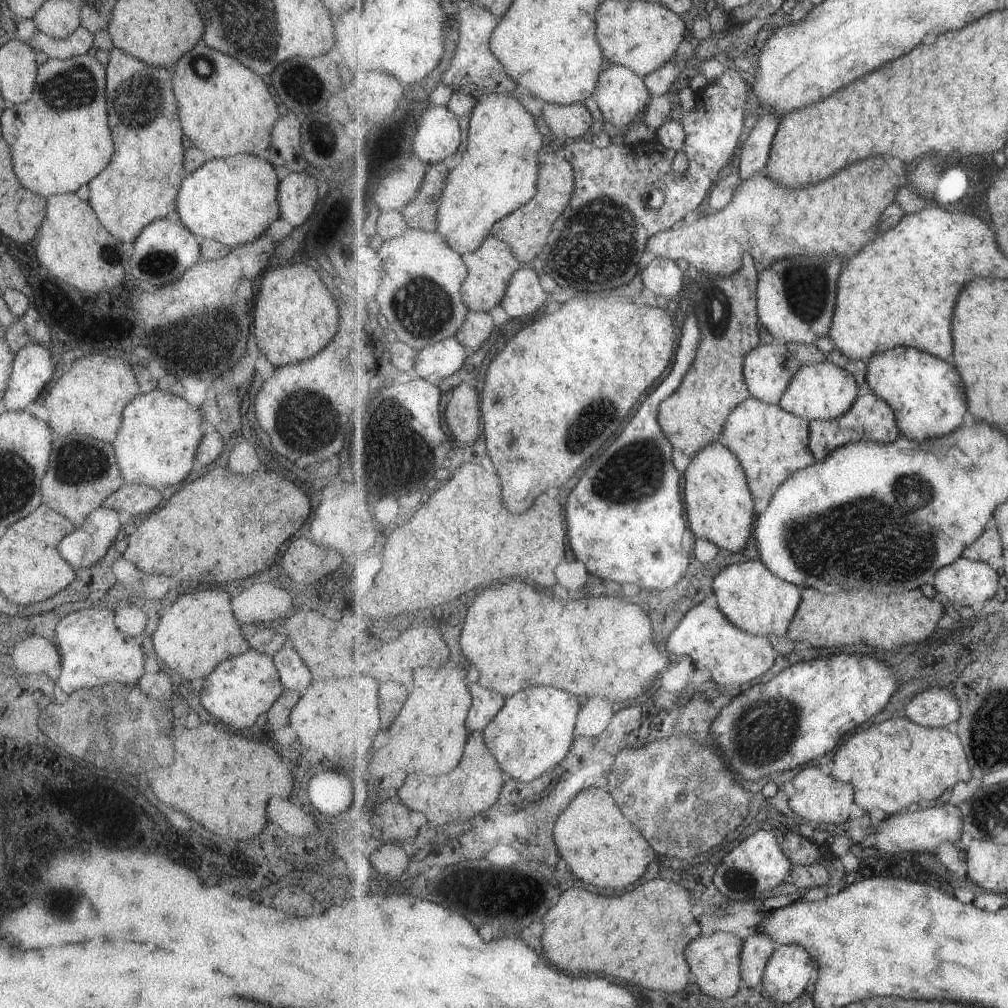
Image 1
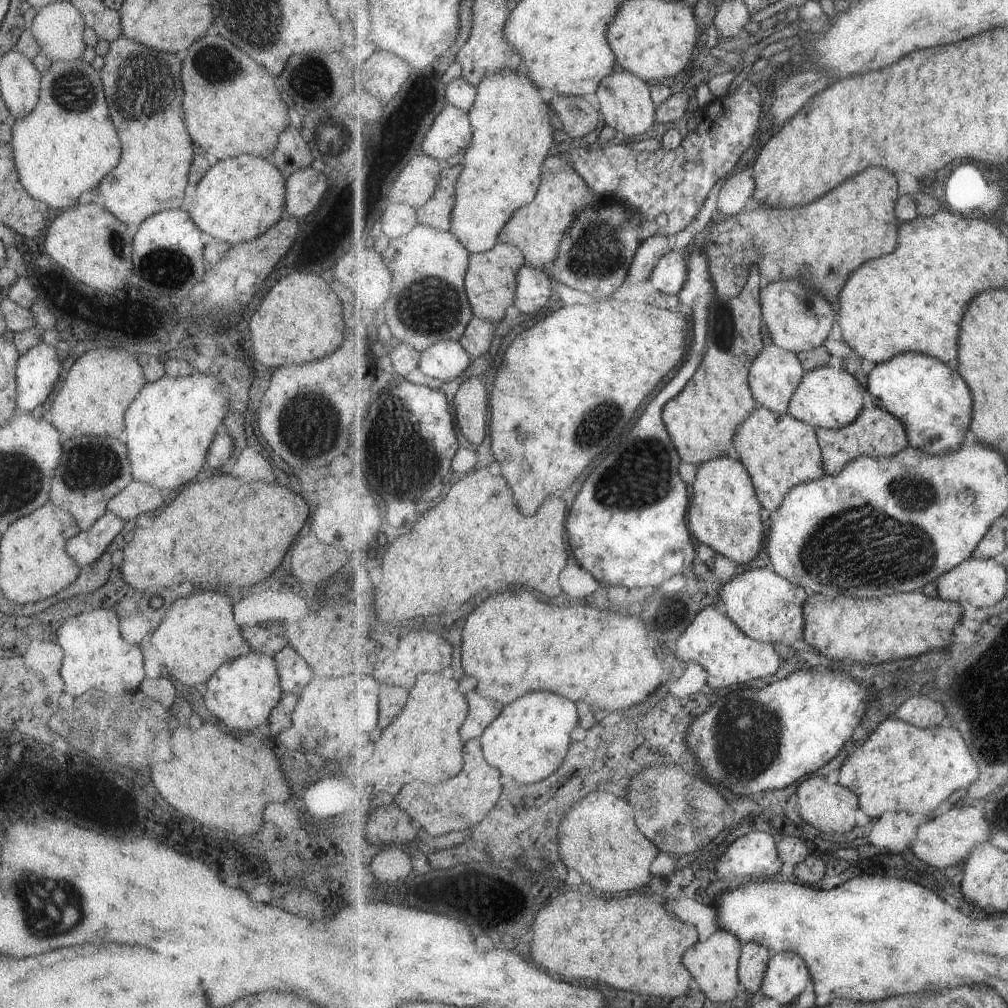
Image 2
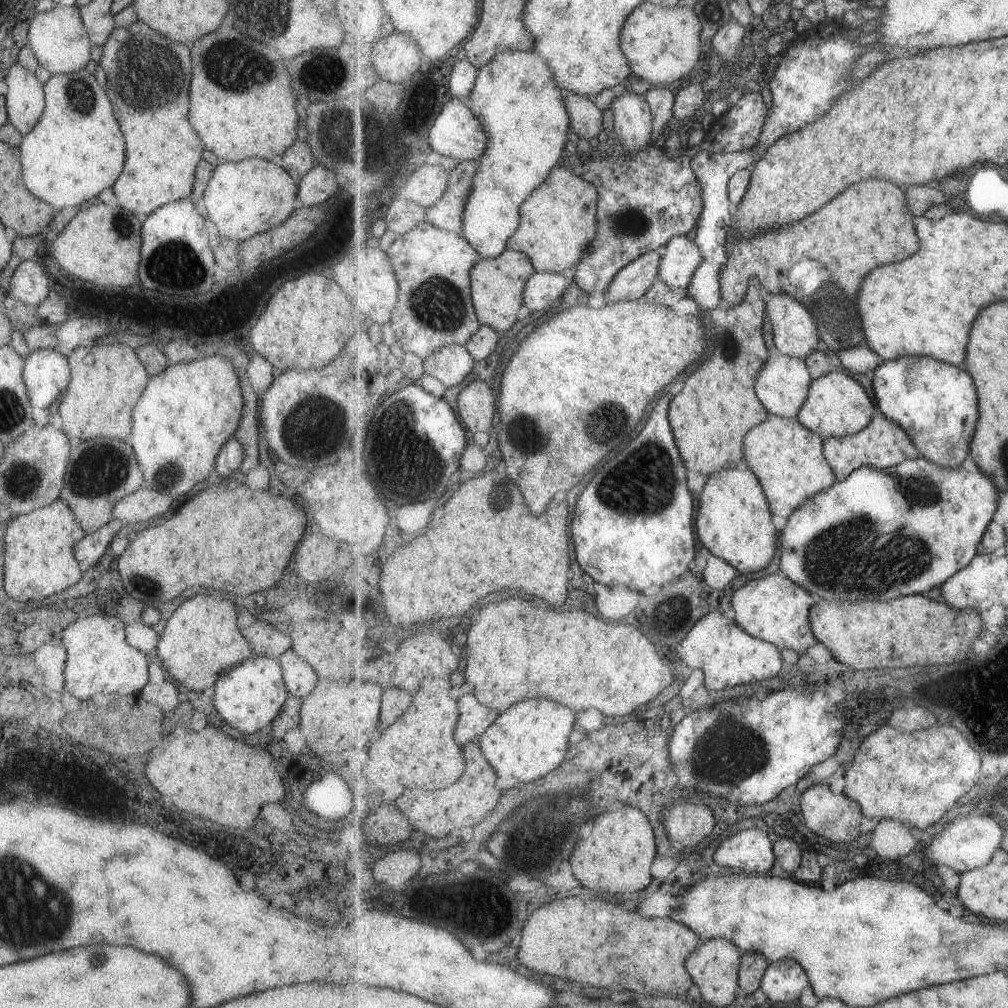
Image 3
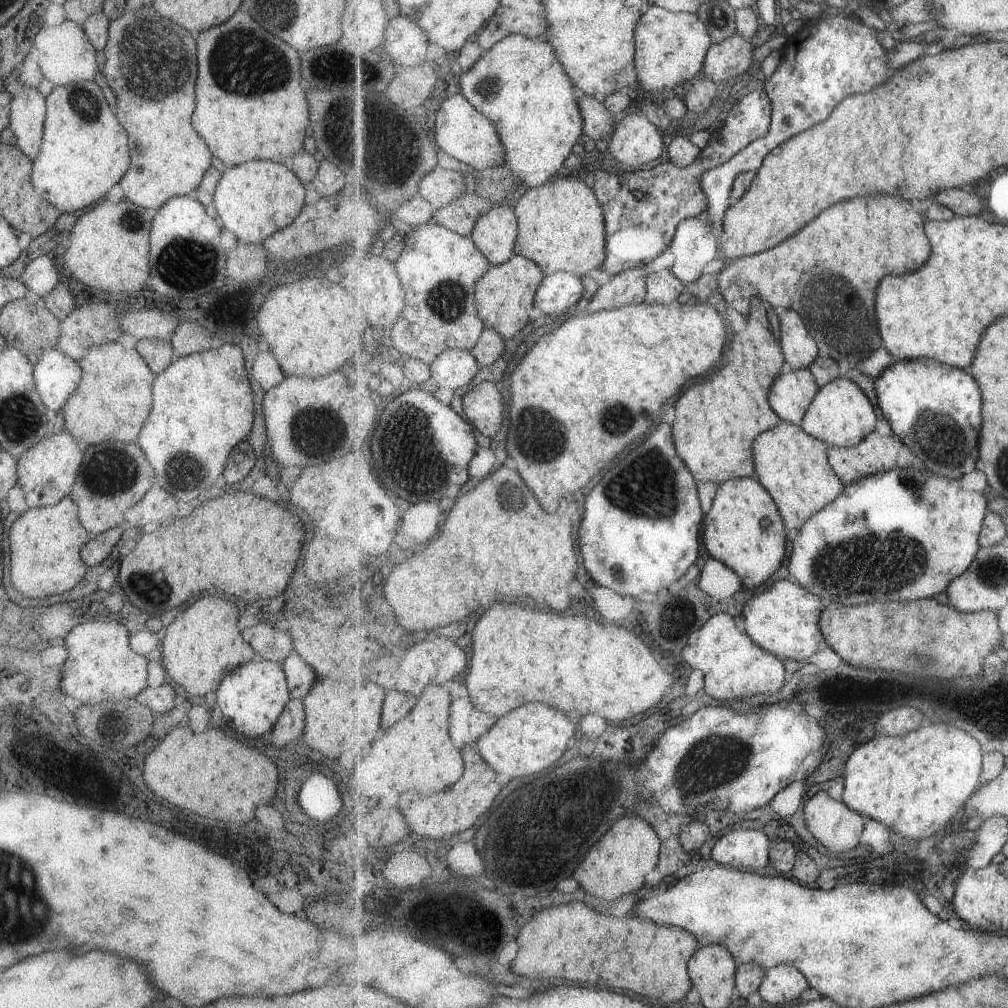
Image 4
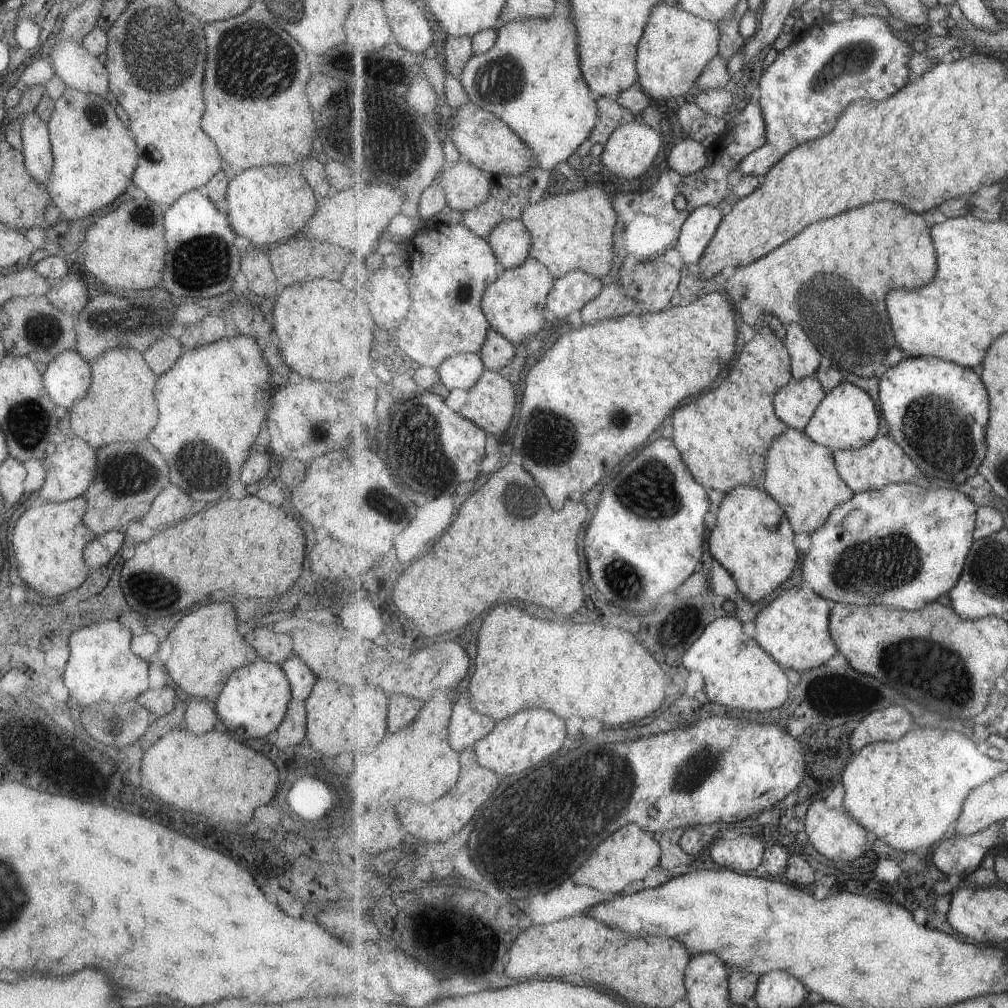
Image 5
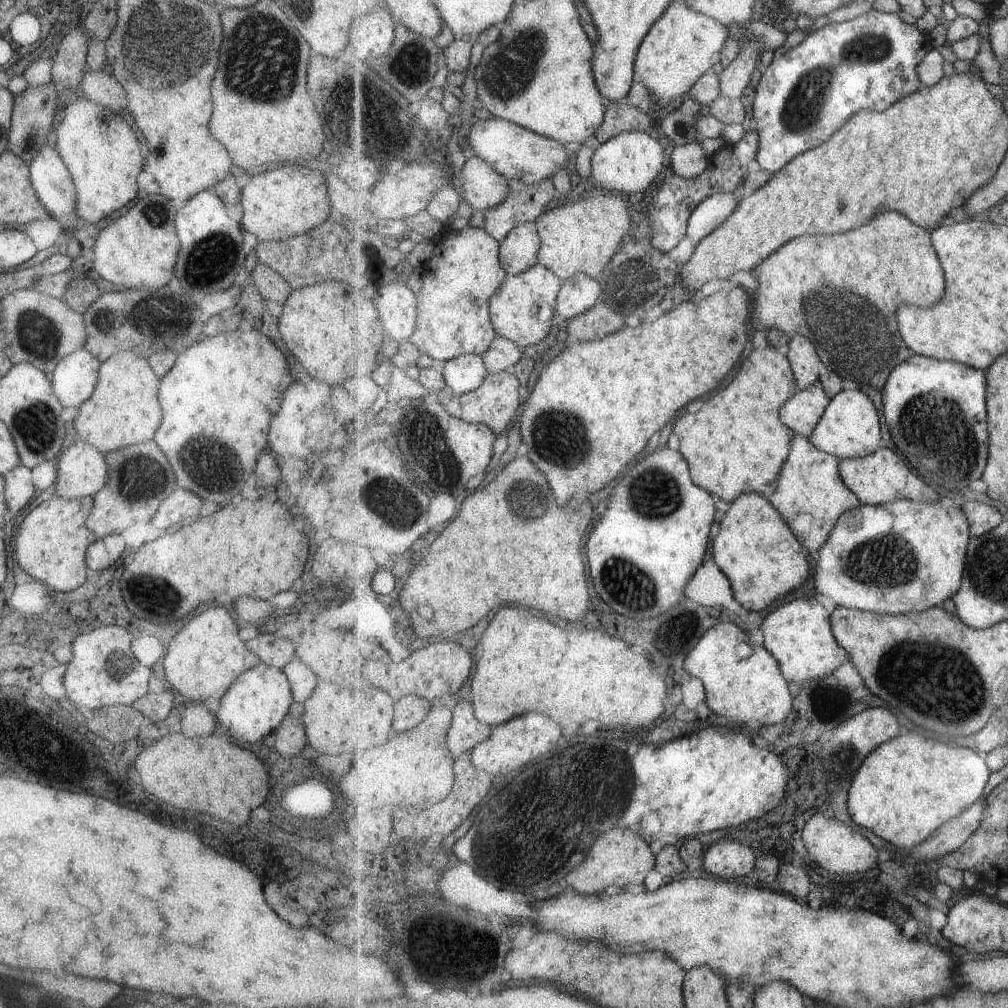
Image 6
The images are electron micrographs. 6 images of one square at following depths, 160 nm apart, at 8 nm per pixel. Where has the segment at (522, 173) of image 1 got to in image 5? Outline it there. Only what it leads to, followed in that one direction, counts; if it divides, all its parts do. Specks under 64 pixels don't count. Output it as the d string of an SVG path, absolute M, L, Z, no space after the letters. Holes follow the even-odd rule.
M559 8L547 20L527 18L505 24L498 32L495 46L485 54L474 55L458 77L470 102L503 120L535 154L536 166L550 172L591 137L599 119L599 107L581 70L577 50L577 28L568 12ZM506 219L493 226L487 236L502 270L517 268L530 258L533 236L520 219Z

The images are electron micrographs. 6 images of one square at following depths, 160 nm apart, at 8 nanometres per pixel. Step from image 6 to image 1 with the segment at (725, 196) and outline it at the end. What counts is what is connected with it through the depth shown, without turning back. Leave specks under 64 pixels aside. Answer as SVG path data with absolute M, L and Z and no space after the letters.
M655 256L642 270L643 286L650 288L655 295L675 298L683 290L683 272L675 259Z

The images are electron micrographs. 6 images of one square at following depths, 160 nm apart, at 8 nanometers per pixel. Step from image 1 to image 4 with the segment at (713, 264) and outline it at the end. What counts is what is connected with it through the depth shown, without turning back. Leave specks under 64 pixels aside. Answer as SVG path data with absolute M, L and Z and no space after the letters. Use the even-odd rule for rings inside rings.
M871 194L871 196L863 196L863 198L853 198L849 202L841 202L841 206L831 206L829 210L825 210L825 214L821 214L819 218L815 218L809 226L805 226L798 233L792 237L784 240L780 245L770 248L768 251L763 251L748 257L740 258L734 261L726 269L722 269L717 275L717 283L719 284L718 292L729 303L729 306L737 310L743 316L750 314L750 302L753 297L759 296L769 306L773 307L777 312L797 311L805 321L805 324L811 329L811 334L814 335L816 341L821 346L821 358L834 358L836 361L845 358L850 367L856 367L864 360L867 360L884 346L884 338L880 333L880 324L878 323L878 316L876 311L877 288L879 282L887 276L887 274L909 274L909 272L917 272L931 256L931 240L927 238L925 230L925 220L923 215L919 214L907 200L897 198L897 196L887 196L887 194ZM648 266L618 272L610 282L597 288L586 306L586 314L645 302L650 274ZM815 272L810 280L805 285L805 274Z

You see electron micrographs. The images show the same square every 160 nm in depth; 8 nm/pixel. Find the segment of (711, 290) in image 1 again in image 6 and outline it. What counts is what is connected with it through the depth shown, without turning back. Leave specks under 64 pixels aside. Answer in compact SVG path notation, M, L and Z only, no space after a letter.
M768 344L764 350L759 348L752 351L729 388L725 388L719 396L705 404L699 414L683 414L675 424L675 434L681 438L681 452L691 464L693 480L697 482L697 486L701 486L703 490L707 488L729 504L735 502L743 493L759 493L767 498L772 496L778 487L781 468L792 453L791 442L796 433L781 422L779 414L781 406L800 392L800 389L787 354L778 351L779 349L769 347Z

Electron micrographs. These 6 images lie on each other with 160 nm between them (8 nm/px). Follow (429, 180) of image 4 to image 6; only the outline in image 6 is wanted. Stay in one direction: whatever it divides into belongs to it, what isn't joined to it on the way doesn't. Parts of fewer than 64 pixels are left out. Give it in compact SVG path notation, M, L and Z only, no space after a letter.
M476 155L466 160L460 175L463 176L462 200L471 204L475 211L484 212L499 206L509 196L513 184Z

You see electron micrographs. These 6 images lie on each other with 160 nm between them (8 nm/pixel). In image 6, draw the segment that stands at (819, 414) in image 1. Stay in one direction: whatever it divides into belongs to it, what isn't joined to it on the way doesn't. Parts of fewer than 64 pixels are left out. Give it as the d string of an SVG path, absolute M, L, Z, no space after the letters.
M843 390L831 399L824 418L811 436L811 443L822 452L843 458L864 458L884 446L881 440L881 418L873 400L861 390Z

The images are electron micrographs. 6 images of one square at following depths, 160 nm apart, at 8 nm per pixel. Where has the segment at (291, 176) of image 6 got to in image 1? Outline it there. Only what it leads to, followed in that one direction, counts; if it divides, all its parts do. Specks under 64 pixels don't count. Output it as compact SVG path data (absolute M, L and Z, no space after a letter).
M250 154L210 158L190 172L176 194L176 211L183 226L195 236L223 243L231 248L245 244L265 232L279 214L278 181L274 166Z

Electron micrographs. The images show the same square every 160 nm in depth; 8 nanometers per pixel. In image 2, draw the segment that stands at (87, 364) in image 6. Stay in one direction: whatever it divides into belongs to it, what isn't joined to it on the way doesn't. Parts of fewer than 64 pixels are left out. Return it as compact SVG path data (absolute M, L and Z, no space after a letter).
M41 341L20 354L14 368L17 410L31 411L42 404L59 374L61 363L53 345Z

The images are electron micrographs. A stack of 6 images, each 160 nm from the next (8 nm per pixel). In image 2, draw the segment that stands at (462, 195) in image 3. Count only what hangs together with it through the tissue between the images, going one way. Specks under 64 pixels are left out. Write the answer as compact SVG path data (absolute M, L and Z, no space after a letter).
M444 165L436 193L417 209L419 223L432 226L438 231L449 231L452 227L452 212L456 203L456 184L463 165Z

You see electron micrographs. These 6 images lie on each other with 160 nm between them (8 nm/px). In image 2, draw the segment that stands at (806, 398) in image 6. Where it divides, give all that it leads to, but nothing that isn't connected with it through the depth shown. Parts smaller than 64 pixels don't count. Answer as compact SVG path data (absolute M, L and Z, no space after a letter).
M774 342L765 346L760 352L760 356L753 361L749 375L750 385L759 406L767 407L779 414L787 413L793 395L796 393L801 381L804 380L806 372L799 354L785 350Z

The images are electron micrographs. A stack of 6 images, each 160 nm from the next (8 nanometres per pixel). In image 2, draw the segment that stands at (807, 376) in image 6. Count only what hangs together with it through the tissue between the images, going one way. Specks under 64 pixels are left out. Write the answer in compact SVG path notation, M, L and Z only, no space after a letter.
M805 273L799 278L769 282L761 290L764 322L769 328L773 342L797 354L823 345L837 320L834 306L821 292L812 290L807 283L809 275L810 273Z

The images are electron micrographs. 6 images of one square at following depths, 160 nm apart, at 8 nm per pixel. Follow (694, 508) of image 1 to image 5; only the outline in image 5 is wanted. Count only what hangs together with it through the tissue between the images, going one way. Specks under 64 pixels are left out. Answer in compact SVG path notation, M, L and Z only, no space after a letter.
M741 484L729 490L718 507L709 549L737 580L745 601L757 602L777 590L797 568L801 552L795 546L795 534L784 508L769 492Z

